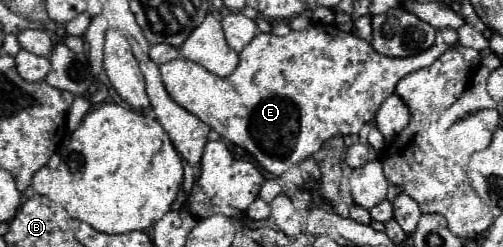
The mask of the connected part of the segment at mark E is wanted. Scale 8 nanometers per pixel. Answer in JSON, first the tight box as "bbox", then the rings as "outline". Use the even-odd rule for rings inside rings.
{"bbox":[160,23,452,177],"outline":[[[314,23],[306,29],[290,31],[284,37],[258,33],[238,53],[240,63],[228,77],[218,77],[206,71],[202,65],[182,57],[160,65],[160,73],[170,97],[178,105],[210,125],[216,133],[220,133],[222,139],[240,145],[246,153],[252,155],[256,165],[280,177],[302,159],[312,157],[328,139],[346,135],[356,137],[362,125],[374,119],[380,103],[394,93],[394,87],[402,77],[432,65],[450,47],[452,45],[442,41],[414,57],[386,57],[376,53],[364,37],[352,31],[340,31],[336,27],[328,27],[326,23]]]}

